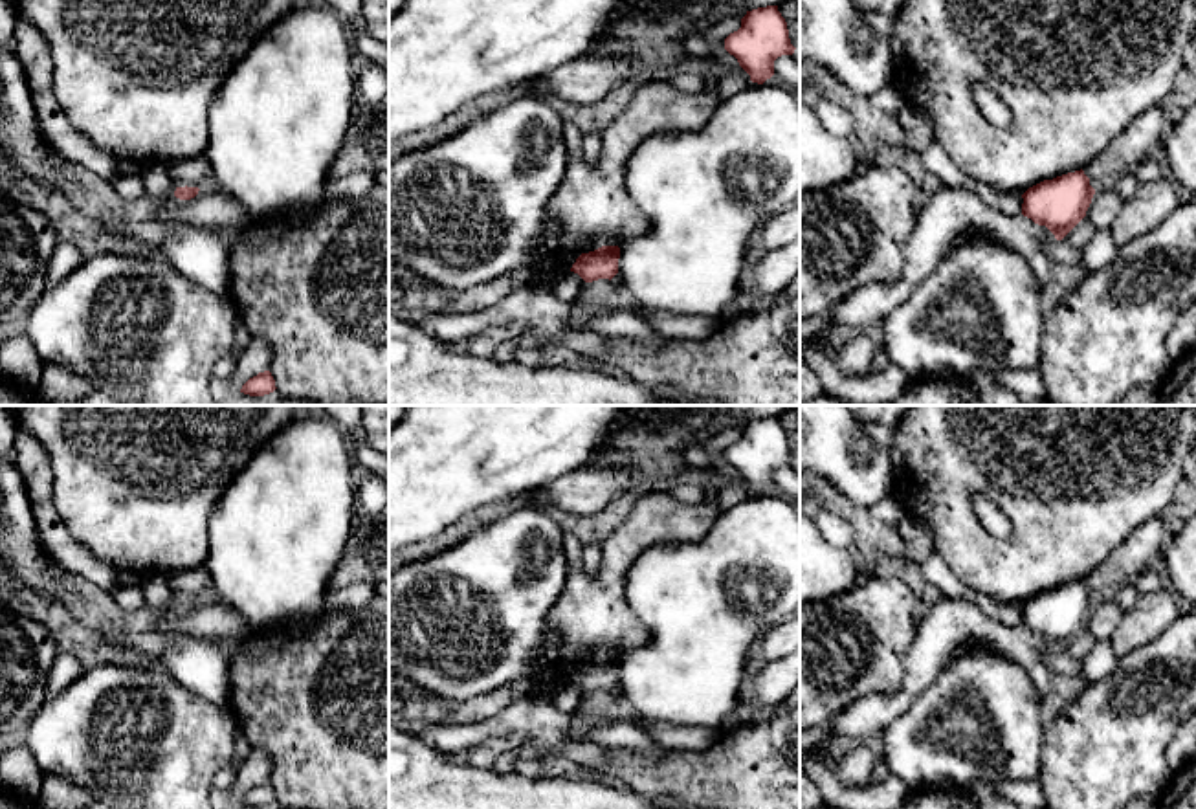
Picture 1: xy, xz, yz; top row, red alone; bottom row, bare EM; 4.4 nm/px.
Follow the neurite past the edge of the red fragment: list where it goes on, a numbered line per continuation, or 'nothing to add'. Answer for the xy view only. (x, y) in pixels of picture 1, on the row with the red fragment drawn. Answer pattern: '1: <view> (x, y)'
1: xy (193, 171)

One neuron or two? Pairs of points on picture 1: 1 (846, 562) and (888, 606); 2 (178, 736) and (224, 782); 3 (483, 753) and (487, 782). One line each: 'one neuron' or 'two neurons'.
1: two neurons
2: two neurons
3: two neurons

